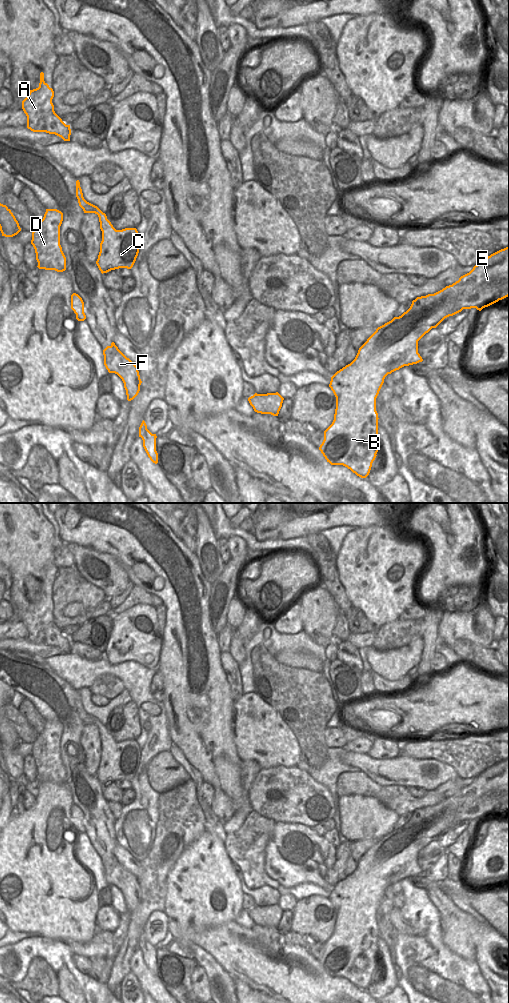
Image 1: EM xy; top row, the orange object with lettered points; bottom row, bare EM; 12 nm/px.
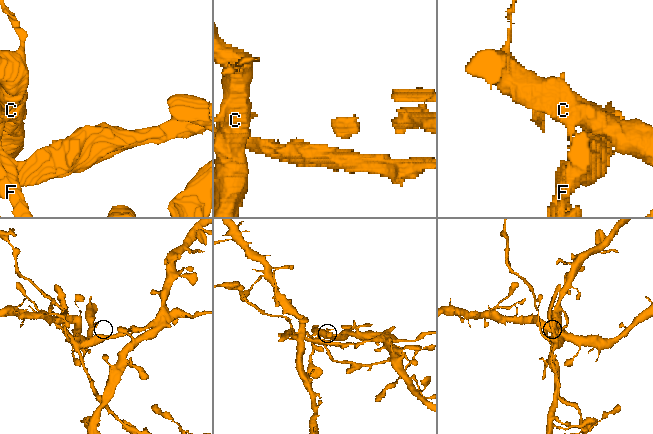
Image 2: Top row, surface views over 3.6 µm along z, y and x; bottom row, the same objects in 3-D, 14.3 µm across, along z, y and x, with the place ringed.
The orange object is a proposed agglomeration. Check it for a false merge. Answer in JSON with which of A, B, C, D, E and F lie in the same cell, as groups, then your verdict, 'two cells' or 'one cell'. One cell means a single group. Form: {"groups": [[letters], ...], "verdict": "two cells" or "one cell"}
{"groups": [["A", "B", "D", "E", "F"], ["C"]], "verdict": "two cells"}

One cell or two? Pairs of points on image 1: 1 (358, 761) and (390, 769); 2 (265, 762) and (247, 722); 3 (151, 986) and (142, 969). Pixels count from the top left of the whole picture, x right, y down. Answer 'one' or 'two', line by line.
1: one
2: one
3: one

